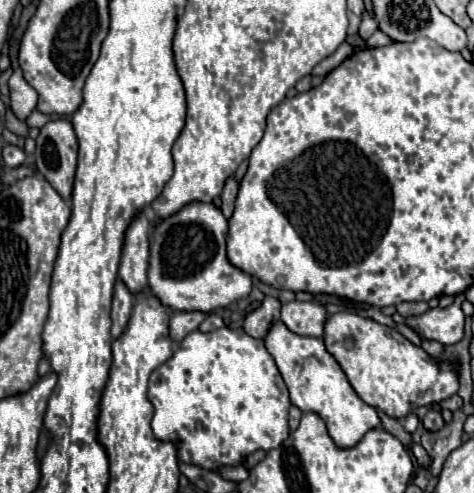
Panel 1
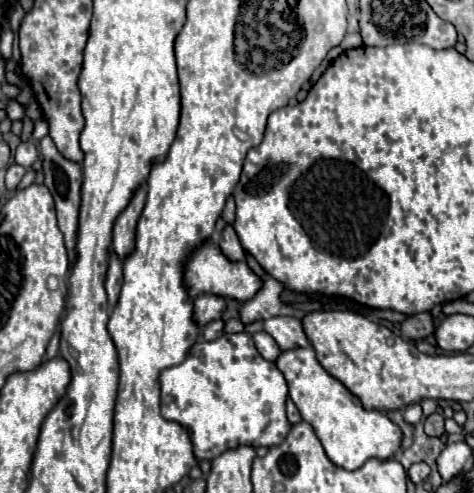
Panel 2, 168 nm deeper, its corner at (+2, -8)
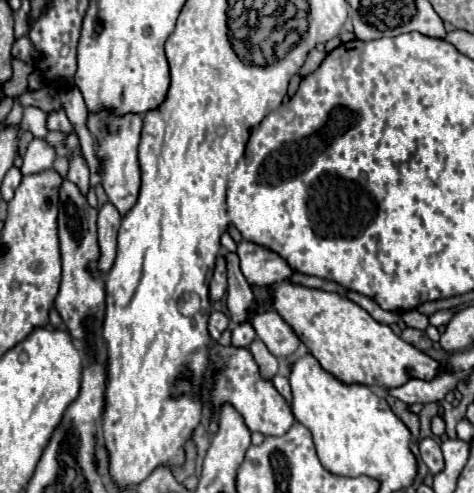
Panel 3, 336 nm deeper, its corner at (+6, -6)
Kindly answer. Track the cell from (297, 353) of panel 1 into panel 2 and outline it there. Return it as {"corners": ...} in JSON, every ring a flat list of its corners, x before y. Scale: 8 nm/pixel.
{"corners":[[312,346,294,348,288,352,280,352,276,358,276,368,284,374,288,382,288,396,300,410,304,422,308,422,316,436,320,438,326,456,346,470,360,468,368,458,392,458,402,442,400,428,386,418,386,414,378,410,364,410,360,400,350,394,350,390,330,376,320,362,316,360,316,352]]}

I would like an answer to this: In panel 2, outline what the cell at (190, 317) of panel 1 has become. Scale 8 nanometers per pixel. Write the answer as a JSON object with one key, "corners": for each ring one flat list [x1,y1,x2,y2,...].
{"corners":[[210,294,198,296,198,298,194,300,192,320,196,320,196,324,200,324,200,328,202,328,202,326,206,326,206,324,212,322,212,320,220,320,224,308,226,308,226,300,224,300,224,298,210,296]]}

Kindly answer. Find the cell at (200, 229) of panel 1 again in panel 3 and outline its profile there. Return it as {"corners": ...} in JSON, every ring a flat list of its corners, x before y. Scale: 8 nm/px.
{"corners":[[242,240,238,244,236,254,240,254,240,268,242,268,244,278,250,284,270,286,270,284,282,282,294,274,294,270,288,266,288,262,280,254,276,254,260,244]]}

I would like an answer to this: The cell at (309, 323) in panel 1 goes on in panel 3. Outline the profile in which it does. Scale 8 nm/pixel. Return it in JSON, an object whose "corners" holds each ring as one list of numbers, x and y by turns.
{"corners":[[262,312,252,318,252,328,256,330,256,336,266,344,266,348,276,358,290,358,294,356,300,340,292,332,292,328,280,318,278,312]]}

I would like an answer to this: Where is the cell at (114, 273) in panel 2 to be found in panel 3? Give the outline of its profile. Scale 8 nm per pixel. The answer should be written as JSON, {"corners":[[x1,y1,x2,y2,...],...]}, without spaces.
{"corners":[[106,202,98,210,98,242,100,242,100,260,98,260,98,270,108,272,112,268,112,262,116,258,116,230,120,228,122,216,112,206,112,202]]}

